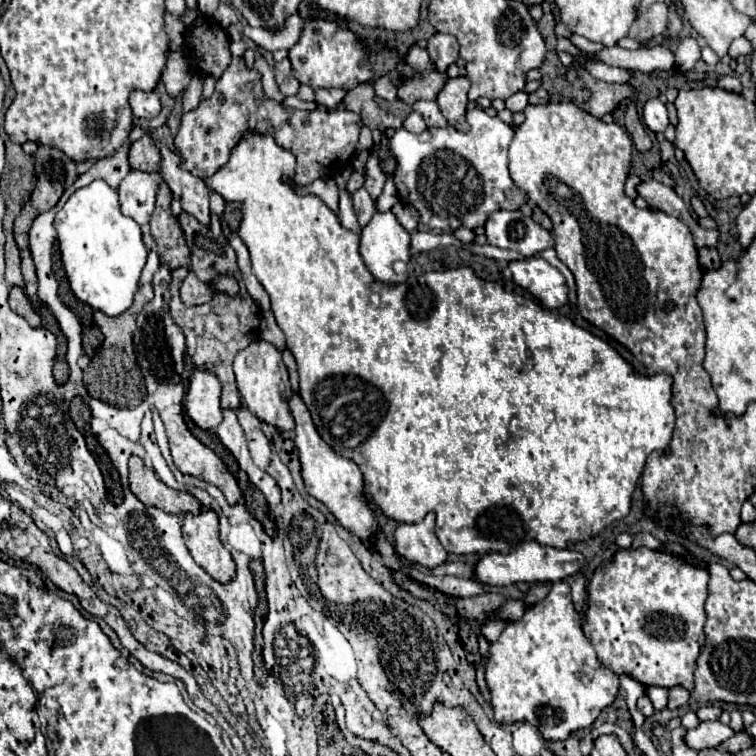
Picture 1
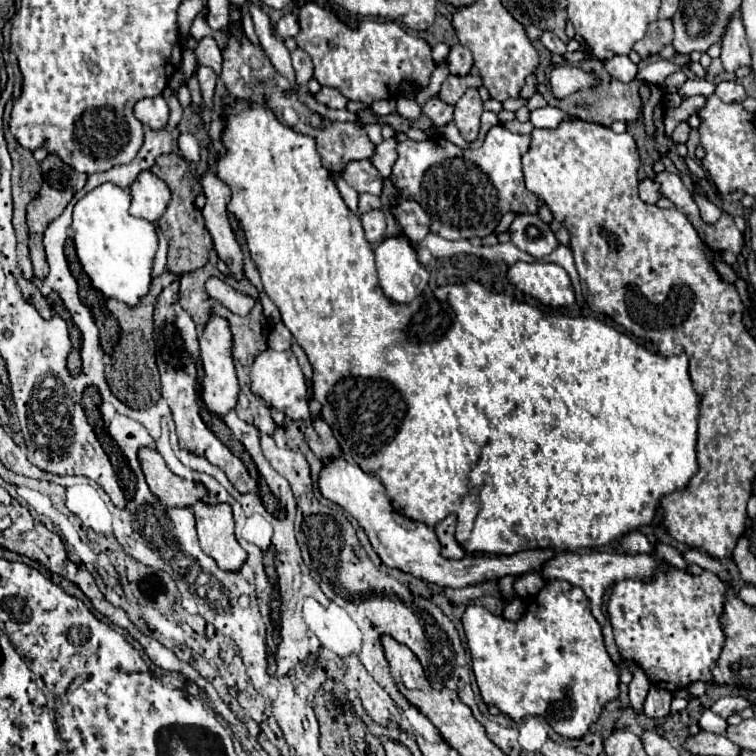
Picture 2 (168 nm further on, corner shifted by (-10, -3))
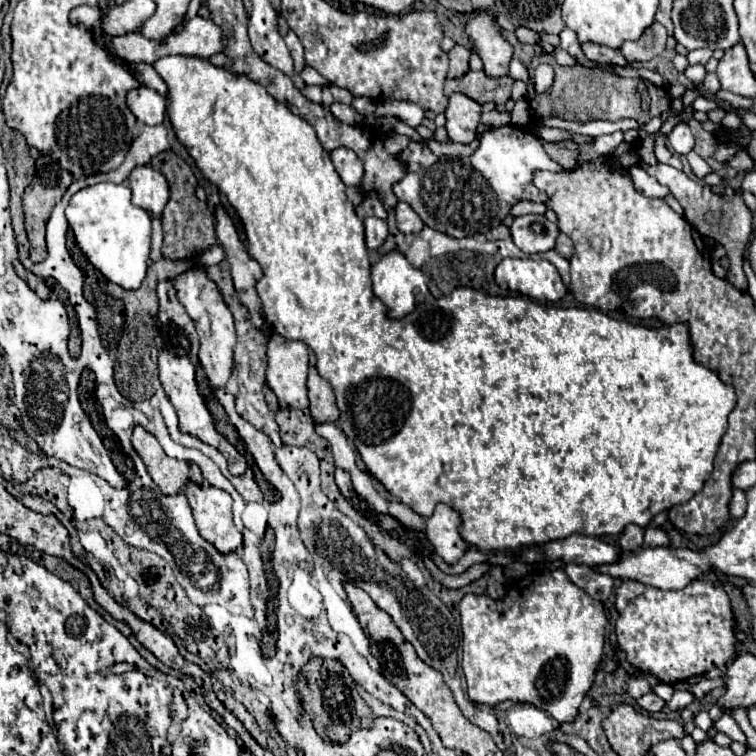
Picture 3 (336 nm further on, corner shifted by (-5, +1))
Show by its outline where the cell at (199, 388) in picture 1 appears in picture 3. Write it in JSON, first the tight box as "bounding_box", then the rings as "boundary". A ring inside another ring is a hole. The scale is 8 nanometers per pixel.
{"bounding_box":[173,267,235,387],"boundary":[[[193,267],[177,275],[173,279],[177,299],[185,307],[187,315],[195,321],[201,349],[199,349],[199,361],[207,373],[207,379],[211,387],[223,387],[227,379],[231,377],[231,365],[233,365],[233,347],[235,347],[235,327],[233,327],[233,315],[229,307],[223,301],[223,295],[215,281],[209,279],[209,275],[201,267]]]}

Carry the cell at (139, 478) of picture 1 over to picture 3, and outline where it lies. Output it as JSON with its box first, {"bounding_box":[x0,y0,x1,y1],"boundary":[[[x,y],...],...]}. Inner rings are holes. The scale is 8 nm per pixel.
{"bounding_box":[131,425,189,495],"boundary":[[[135,425],[131,441],[133,441],[135,451],[143,459],[149,475],[153,477],[153,481],[161,487],[165,495],[175,495],[185,489],[189,481],[189,463],[187,461],[167,457],[159,441],[149,431],[145,431],[141,425]]]}

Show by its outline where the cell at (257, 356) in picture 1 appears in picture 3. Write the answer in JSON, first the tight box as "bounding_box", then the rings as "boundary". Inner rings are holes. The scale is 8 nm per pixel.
{"bounding_box":[267,335,309,409],"boundary":[[[271,335],[267,351],[267,385],[279,401],[289,407],[305,409],[307,399],[309,349],[303,341],[291,341],[281,335]]]}

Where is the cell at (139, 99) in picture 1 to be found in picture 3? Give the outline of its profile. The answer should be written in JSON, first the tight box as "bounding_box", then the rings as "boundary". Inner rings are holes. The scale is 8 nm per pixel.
{"bounding_box":[127,87,167,125],"boundary":[[[137,87],[137,89],[129,91],[129,95],[127,95],[127,107],[133,111],[137,121],[141,121],[145,125],[163,123],[165,105],[167,105],[167,99],[147,87]]]}

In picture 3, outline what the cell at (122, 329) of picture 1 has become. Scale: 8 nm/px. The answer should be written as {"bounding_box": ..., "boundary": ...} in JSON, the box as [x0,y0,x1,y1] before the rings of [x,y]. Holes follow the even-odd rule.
{"bounding_box":[107,259,195,401],"boundary":[[[161,259],[149,265],[147,269],[147,277],[143,279],[141,287],[135,291],[117,287],[115,283],[107,283],[107,293],[111,297],[123,299],[125,301],[125,329],[123,335],[119,339],[119,347],[117,347],[117,359],[115,359],[115,383],[117,389],[123,397],[131,399],[131,401],[145,401],[149,399],[159,387],[159,373],[157,373],[157,360],[159,350],[155,347],[154,338],[157,336],[157,301],[156,287],[157,283],[165,279],[175,279],[179,273],[191,269],[195,265],[195,261],[191,259],[181,259],[181,261],[171,261],[171,259]]]}

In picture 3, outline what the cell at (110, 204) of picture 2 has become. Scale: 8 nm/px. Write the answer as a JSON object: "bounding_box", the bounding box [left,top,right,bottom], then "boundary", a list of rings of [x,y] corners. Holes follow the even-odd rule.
{"bounding_box":[65,183,151,289],"boundary":[[[97,183],[85,187],[71,197],[65,213],[77,245],[103,277],[125,289],[139,289],[149,261],[151,217],[145,209],[131,203],[131,187],[123,183]]]}

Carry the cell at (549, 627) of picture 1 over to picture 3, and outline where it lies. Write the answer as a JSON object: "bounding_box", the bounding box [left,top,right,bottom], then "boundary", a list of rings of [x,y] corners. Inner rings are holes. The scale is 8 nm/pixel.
{"bounding_box":[459,569,607,723],"boundary":[[[555,569],[519,579],[503,599],[467,593],[459,603],[459,611],[463,631],[461,669],[471,701],[483,705],[497,705],[507,699],[525,701],[551,713],[559,723],[575,719],[603,655],[607,617],[601,601],[595,601],[589,593],[571,583],[563,569]]]}

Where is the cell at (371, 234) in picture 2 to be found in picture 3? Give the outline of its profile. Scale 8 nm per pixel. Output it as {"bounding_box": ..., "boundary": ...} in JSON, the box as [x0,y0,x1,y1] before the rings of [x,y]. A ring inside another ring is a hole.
{"bounding_box":[365,217,389,251],"boundary":[[[377,217],[365,219],[365,243],[369,251],[377,251],[387,239],[387,235],[389,235],[389,229],[383,219],[377,219]]]}

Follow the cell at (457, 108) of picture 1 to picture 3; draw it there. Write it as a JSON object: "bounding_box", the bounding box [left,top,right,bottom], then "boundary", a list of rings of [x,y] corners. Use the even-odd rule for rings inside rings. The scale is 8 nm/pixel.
{"bounding_box":[447,93,481,143],"boundary":[[[453,93],[449,97],[447,115],[447,135],[455,143],[471,143],[477,135],[477,125],[481,119],[481,105],[463,93]]]}

